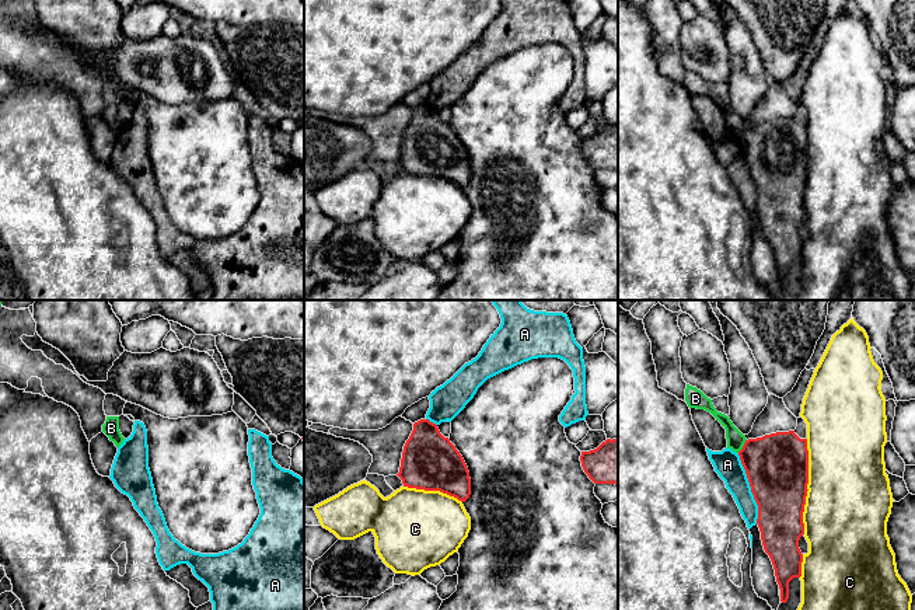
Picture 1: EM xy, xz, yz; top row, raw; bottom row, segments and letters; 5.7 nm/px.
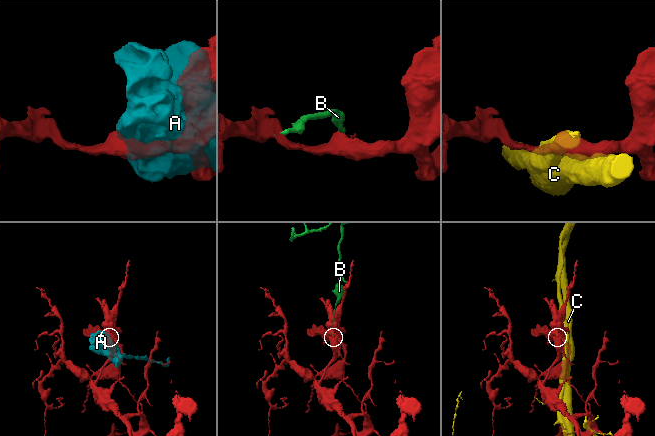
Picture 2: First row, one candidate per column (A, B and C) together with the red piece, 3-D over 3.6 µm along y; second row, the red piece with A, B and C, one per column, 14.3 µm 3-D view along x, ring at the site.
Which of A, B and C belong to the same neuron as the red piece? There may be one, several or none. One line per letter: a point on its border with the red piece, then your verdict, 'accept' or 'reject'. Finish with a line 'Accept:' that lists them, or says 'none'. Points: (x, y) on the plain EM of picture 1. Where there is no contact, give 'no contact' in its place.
A: yz (751, 174) | reject
B: yz (743, 132) | reject
C: yz (806, 173) | reject
Accept: none

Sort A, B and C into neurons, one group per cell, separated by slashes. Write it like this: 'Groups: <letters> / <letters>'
Groups: A / B / C

